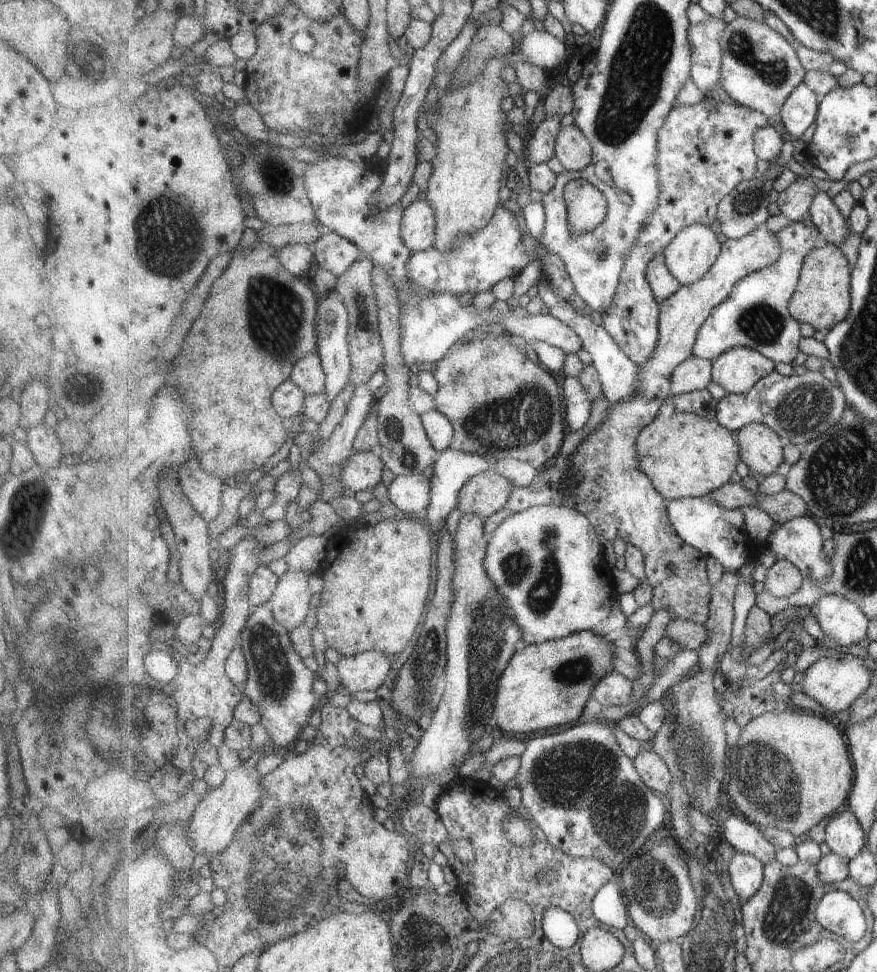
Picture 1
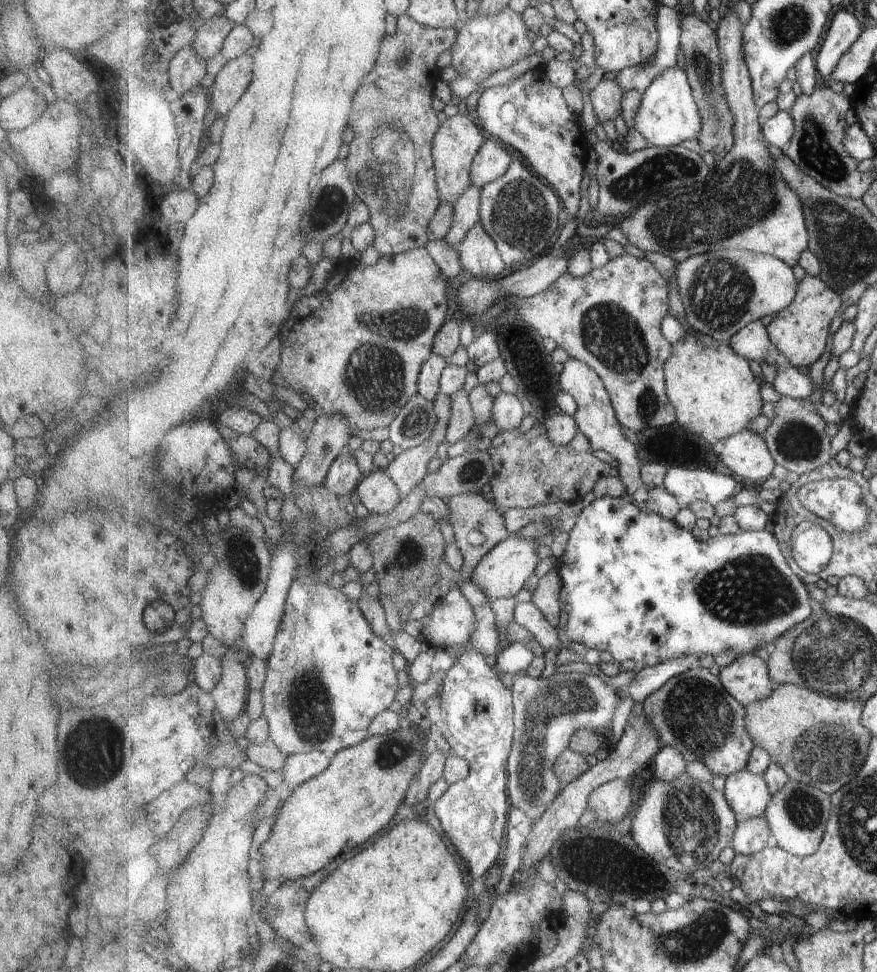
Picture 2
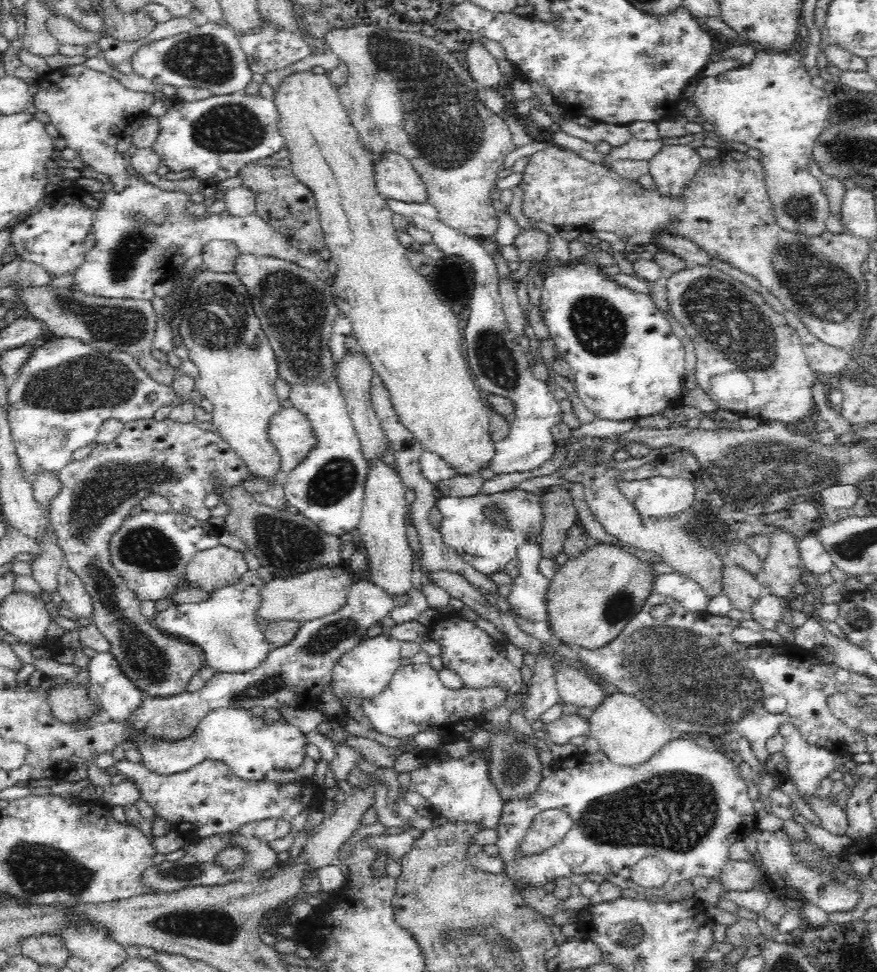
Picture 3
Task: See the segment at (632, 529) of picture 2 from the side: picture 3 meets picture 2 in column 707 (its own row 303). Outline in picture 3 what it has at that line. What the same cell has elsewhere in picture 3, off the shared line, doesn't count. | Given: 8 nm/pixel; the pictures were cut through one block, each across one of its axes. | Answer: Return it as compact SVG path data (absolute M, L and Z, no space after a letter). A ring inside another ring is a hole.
M575 256L580 259L578 264L570 265L566 262L558 262L548 260L550 270L544 274L543 287L541 289L541 299L539 307L541 310L541 317L544 324L548 327L549 337L552 338L558 351L559 358L566 359L572 373L574 374L574 387L580 397L580 400L584 403L584 406L588 408L596 418L602 418L605 420L616 420L617 422L626 422L628 420L637 420L641 417L651 416L652 414L662 413L666 408L675 407L683 401L683 388L684 388L684 372L686 362L686 352L684 346L676 334L670 327L670 322L666 320L664 314L654 302L650 299L650 296L646 293L639 293L637 291L628 289L624 286L618 285L614 280L610 280L610 275L606 274L600 265L596 264L594 256Z

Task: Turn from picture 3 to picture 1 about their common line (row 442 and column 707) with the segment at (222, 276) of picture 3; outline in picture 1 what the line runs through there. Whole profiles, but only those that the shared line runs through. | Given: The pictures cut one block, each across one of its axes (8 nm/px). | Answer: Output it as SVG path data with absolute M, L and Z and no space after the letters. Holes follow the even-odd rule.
M699 222L691 224L665 248L667 268L682 286L691 286L706 278L711 266L719 260L722 248L719 234L715 234L710 226Z

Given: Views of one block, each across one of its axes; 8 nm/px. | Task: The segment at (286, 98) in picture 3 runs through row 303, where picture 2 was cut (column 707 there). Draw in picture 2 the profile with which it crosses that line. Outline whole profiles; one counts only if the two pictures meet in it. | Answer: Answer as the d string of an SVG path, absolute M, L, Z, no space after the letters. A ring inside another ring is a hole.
M677 276L667 280L669 286L669 314L687 328L687 338L673 345L672 357L665 363L666 393L676 410L677 422L693 434L699 434L709 446L744 431L762 414L763 398L757 376L751 370L748 358L737 354L731 345L695 332L688 326Z

